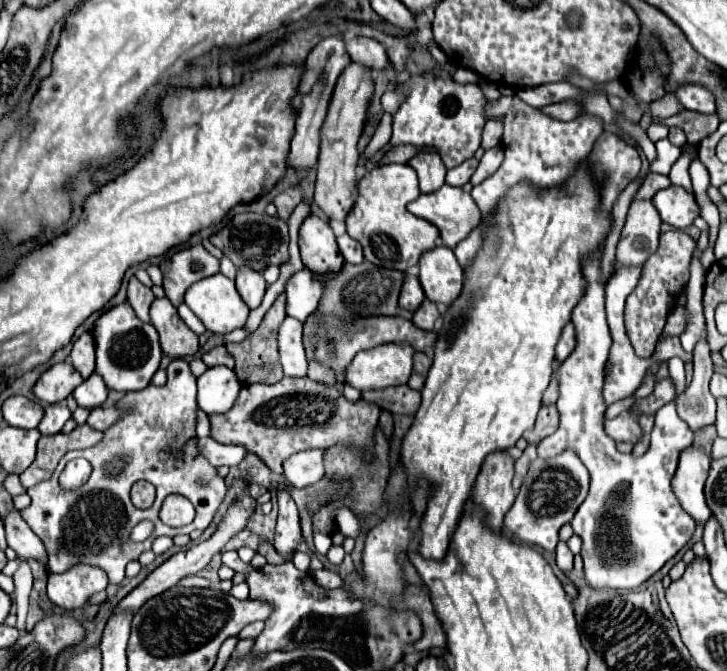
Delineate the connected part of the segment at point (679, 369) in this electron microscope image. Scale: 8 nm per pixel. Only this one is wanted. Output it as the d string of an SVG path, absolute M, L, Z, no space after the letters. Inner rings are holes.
M673 357L671 361L667 361L667 365L669 365L669 375L671 375L671 379L673 379L675 385L677 385L677 393L681 393L683 387L685 387L685 369L683 369L683 361L681 361L679 357Z

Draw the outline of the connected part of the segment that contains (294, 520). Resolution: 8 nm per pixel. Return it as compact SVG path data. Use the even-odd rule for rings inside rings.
M279 483L277 487L277 533L275 533L275 549L283 555L293 553L297 543L301 543L301 527L299 527L299 513L297 505L289 495L289 485Z

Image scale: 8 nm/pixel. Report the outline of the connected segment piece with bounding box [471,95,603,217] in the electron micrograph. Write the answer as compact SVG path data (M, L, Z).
M503 95L497 101L487 101L485 117L499 119L503 123L505 159L491 177L487 177L471 191L471 197L479 205L483 217L493 213L499 199L505 197L507 189L519 181L535 183L537 189L563 185L571 177L579 161L583 161L591 153L595 137L603 133L603 121L597 115L583 113L567 123L555 121L553 117L547 117L541 109L527 105L523 99L519 99L519 95Z

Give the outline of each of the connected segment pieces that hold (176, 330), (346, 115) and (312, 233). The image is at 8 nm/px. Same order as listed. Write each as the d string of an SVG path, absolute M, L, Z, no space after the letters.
M167 297L155 299L149 315L151 315L151 325L159 333L163 355L179 359L195 355L199 351L199 337L181 321L177 309L171 305L171 301L167 301Z
M351 63L341 77L337 79L335 91L329 101L327 117L321 129L321 143L319 143L319 167L317 167L317 183L315 183L315 197L313 201L323 209L329 219L345 219L353 207L353 191L357 185L355 169L357 169L357 141L363 133L363 121L367 111L367 101L373 95L373 77L371 69Z
M309 215L299 229L299 249L303 265L315 275L337 273L343 267L335 235L329 223L317 215Z

